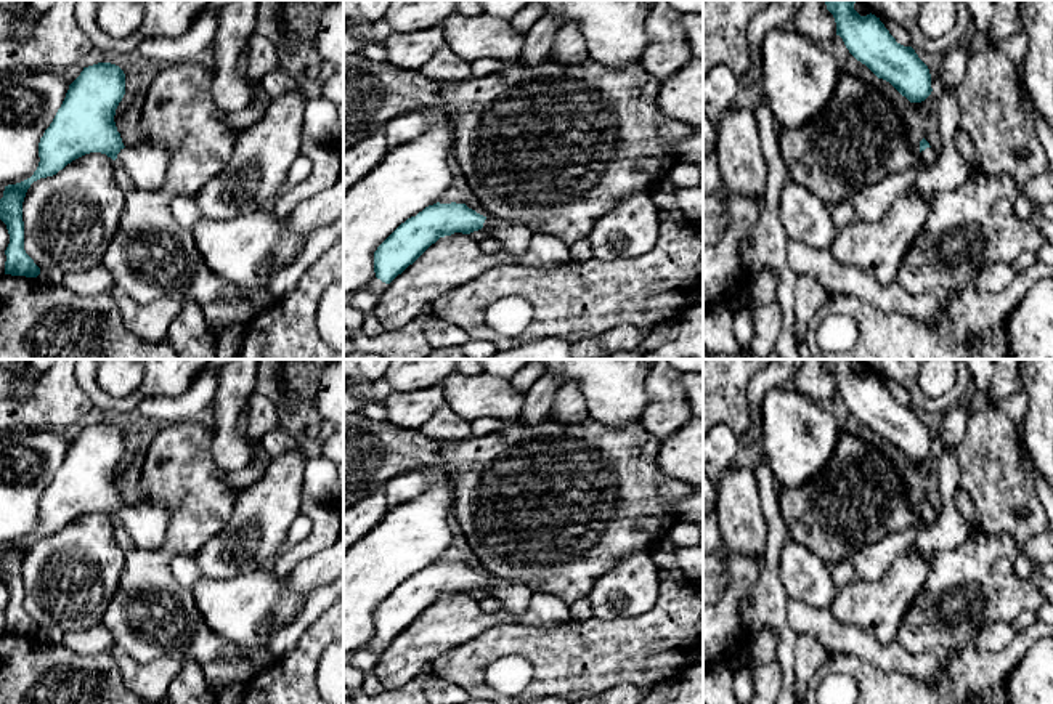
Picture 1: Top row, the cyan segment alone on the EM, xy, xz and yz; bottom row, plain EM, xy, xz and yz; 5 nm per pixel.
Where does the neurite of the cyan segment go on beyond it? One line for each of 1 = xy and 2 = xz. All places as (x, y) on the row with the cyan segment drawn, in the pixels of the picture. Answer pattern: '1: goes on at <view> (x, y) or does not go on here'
1: goes on at xy (146, 162)
2: goes on at xz (516, 236)

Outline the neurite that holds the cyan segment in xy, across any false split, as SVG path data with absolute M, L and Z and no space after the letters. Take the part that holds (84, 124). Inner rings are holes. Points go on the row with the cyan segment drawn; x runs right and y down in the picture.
M111 63L83 67L69 85L66 98L39 143L39 167L21 183L5 186L0 220L6 225L10 244L5 250L5 274L37 277L40 268L24 250L22 202L30 184L53 176L72 160L101 152L119 162L133 186L146 191L164 189L169 149L157 143L125 146L114 115L125 95L125 74Z

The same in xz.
M433 204L401 223L374 252L376 277L390 284L440 237L486 229L510 255L525 255L533 233L522 223L483 216L466 204Z

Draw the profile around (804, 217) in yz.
M790 178L780 192L779 218L788 239L815 249L830 249L838 234L830 208L815 194Z

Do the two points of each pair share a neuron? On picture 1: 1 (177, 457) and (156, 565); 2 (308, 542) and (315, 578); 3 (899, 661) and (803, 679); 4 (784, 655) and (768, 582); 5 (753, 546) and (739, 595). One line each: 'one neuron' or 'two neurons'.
1: one neuron
2: two neurons
3: two neurons
4: one neuron
5: two neurons

